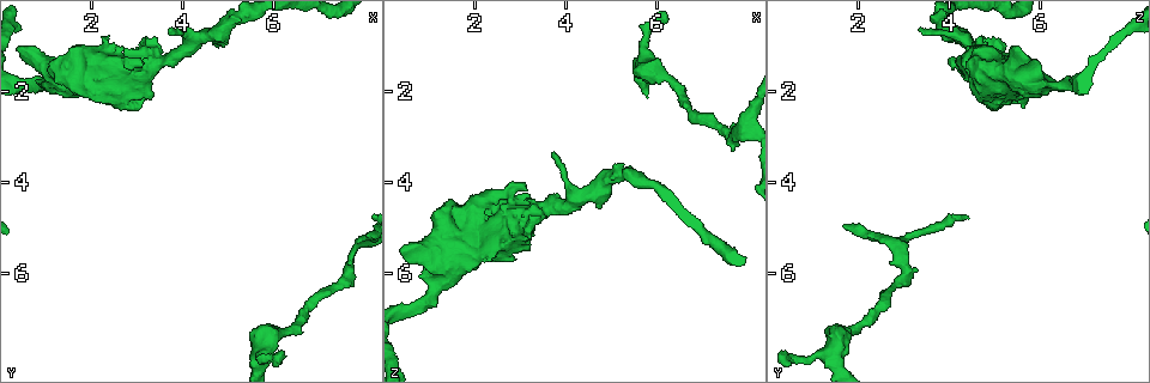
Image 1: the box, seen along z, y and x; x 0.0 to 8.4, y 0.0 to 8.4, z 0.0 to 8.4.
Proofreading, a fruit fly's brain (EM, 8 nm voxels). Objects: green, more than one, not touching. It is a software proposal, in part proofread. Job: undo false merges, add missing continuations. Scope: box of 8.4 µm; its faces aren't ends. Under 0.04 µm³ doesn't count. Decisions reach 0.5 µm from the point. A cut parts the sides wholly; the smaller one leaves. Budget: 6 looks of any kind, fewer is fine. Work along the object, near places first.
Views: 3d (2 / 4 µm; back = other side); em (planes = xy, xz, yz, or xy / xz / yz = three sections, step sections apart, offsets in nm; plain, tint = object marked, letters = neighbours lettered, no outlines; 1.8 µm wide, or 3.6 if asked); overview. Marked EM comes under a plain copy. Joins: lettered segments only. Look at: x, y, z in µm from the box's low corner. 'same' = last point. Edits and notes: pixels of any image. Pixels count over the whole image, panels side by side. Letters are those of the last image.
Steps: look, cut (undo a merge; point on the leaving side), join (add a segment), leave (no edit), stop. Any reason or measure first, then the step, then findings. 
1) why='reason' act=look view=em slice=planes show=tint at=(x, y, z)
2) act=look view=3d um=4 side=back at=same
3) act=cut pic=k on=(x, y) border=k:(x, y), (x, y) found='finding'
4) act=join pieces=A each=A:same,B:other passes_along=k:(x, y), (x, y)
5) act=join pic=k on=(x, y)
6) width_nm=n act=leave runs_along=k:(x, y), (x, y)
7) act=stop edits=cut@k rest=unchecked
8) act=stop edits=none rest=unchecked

why='stops while still wide' act=look view=3d um=2 at=(3.10, 1.45, 4.10)

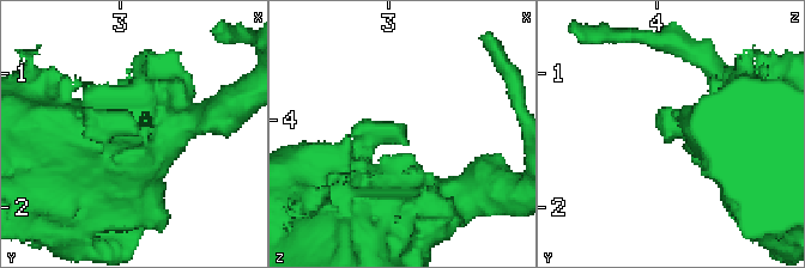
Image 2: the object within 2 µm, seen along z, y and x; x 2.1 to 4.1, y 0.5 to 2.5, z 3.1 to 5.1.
why='shape alone is not enough' act=look view=em slice=xz step=8 show=letters at=(3.14, 1.42, 4.04)

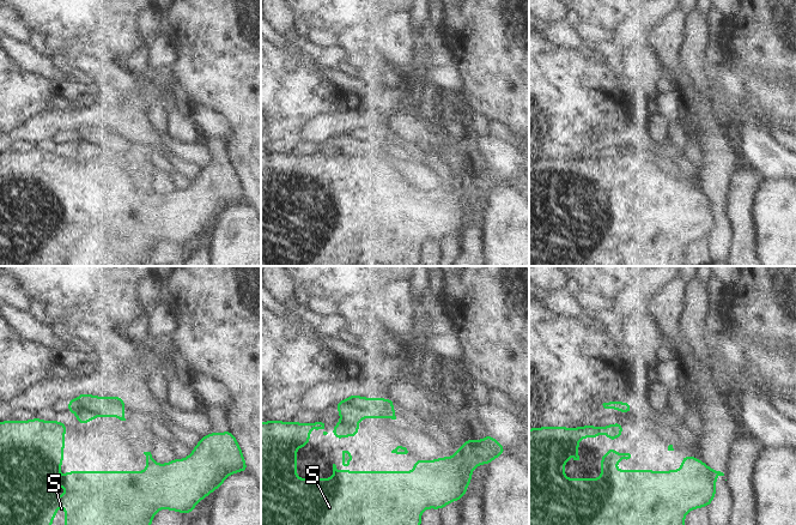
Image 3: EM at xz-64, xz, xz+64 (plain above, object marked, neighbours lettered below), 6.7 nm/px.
act=look view=em slice=planes show=letters at=same

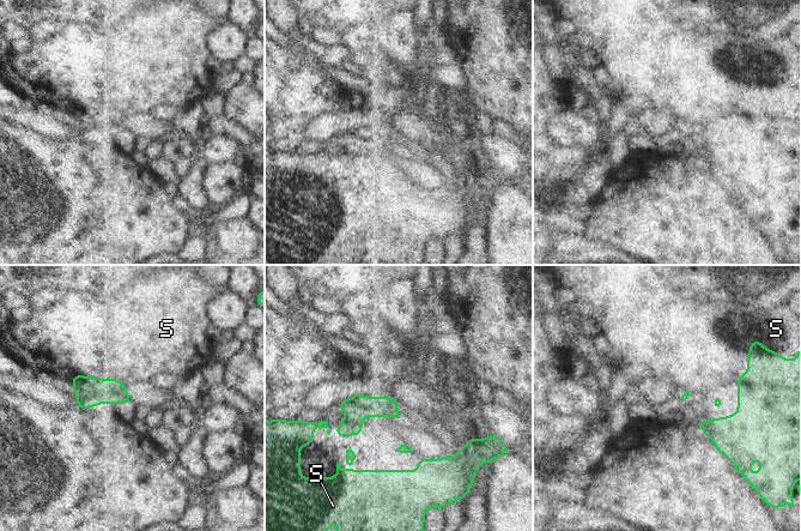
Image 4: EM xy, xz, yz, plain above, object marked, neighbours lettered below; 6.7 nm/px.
act=leave each=S:other border=4:(121, 381), (126, 387) found='none of them fits'

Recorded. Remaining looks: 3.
why='thick end' act=look view=em slice=yz step=16 show=letters at=(2.80, 2.40, 5.60)

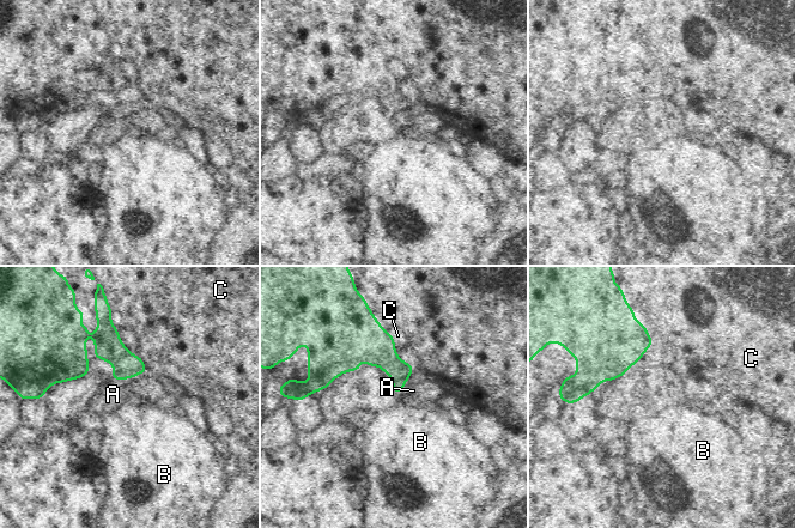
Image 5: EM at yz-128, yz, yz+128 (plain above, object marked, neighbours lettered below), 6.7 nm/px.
why='cut it another way' act=look view=em slice=planes show=letters at=same

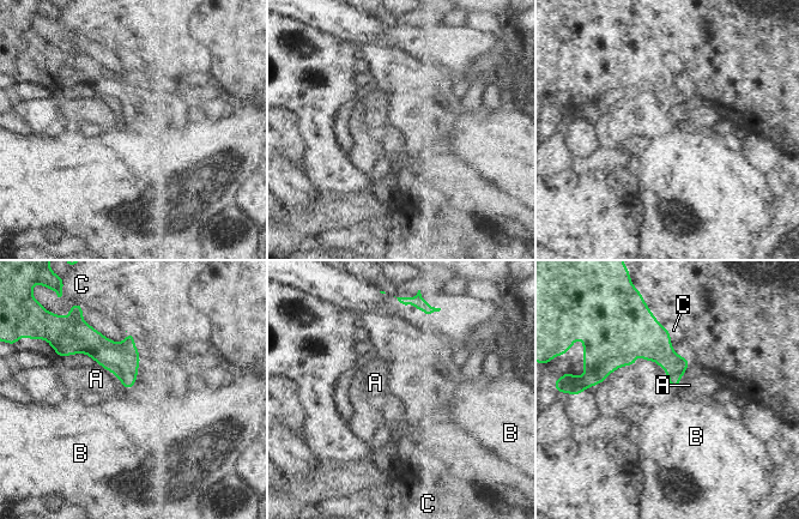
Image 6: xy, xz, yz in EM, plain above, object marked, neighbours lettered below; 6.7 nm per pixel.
act=leave each=A:other,B:other,C:other border=6:(672, 388), (676, 390) found='no lettered segment goes on from it'

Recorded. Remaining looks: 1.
act=stop edits=none rest=unchecked

